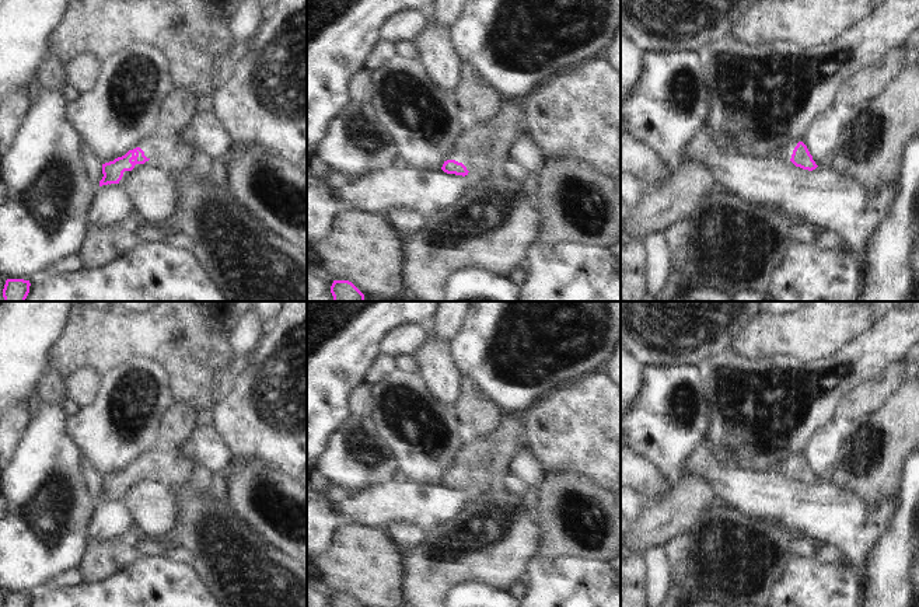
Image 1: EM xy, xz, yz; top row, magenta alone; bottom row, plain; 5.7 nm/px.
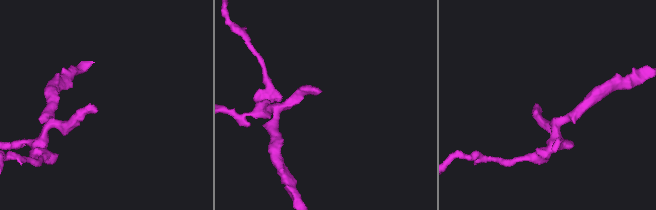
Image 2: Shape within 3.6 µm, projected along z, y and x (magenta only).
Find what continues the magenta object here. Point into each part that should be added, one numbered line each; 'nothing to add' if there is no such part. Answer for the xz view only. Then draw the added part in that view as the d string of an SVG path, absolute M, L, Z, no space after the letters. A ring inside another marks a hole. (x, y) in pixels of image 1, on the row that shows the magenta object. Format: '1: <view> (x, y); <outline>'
1: xz (482, 147); M504 98L493 118L469 125L457 139L452 160L462 163L472 174L499 170L510 158L509 151L521 132L518 123L523 119L518 101Z

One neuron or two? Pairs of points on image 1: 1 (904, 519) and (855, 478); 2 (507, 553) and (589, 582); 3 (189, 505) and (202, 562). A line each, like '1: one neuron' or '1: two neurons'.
1: two neurons
2: two neurons
3: one neuron

